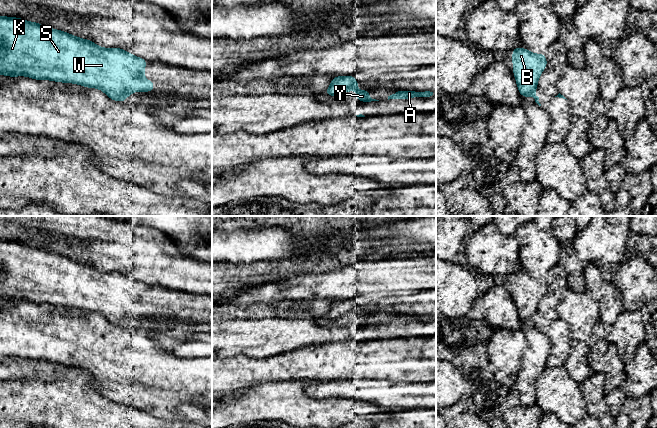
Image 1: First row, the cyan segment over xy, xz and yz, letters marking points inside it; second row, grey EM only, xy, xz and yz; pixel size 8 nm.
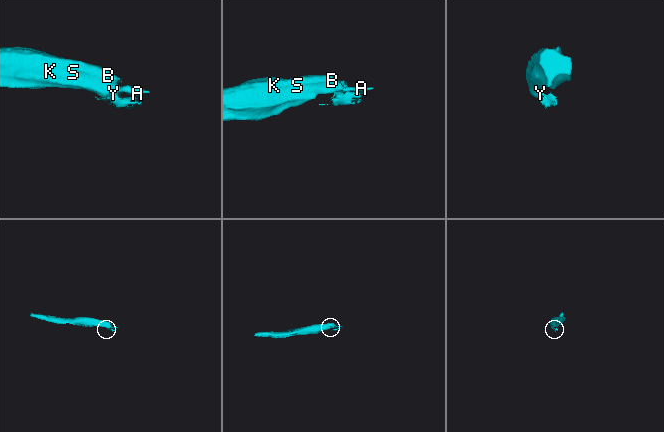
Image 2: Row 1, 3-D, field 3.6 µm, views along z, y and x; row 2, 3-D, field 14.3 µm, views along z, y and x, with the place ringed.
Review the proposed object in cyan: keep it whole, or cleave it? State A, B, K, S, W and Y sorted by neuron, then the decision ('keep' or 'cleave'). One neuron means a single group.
groups A Y / B K S W; cleave

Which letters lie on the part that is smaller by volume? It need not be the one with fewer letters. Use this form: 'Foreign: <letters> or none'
Foreign: A, Y

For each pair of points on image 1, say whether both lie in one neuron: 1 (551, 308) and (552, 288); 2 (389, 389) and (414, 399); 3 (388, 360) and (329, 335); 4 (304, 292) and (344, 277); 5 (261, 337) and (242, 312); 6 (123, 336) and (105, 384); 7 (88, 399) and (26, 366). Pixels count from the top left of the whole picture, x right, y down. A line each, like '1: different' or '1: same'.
1: same
2: same
3: different
4: same
5: different
6: same
7: different

